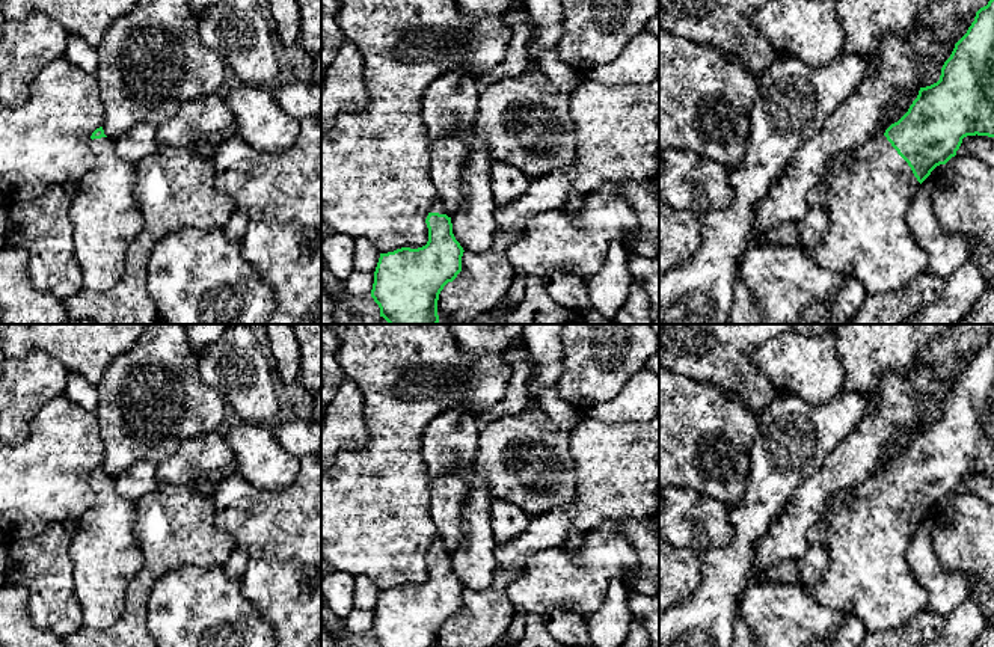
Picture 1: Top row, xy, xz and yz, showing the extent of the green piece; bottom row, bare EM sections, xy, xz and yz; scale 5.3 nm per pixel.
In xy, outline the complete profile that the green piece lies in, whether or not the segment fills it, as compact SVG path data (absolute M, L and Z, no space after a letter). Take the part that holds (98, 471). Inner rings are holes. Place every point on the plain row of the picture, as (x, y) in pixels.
M103 465L91 477L95 501L78 519L69 557L84 626L106 630L121 620L128 584L145 558L133 534L134 504L118 495Z

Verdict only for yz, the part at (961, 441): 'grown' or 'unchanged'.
grown

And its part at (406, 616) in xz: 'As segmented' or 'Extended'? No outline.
Extended

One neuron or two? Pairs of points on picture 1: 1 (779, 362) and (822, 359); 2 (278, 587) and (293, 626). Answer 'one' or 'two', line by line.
1: one
2: one

